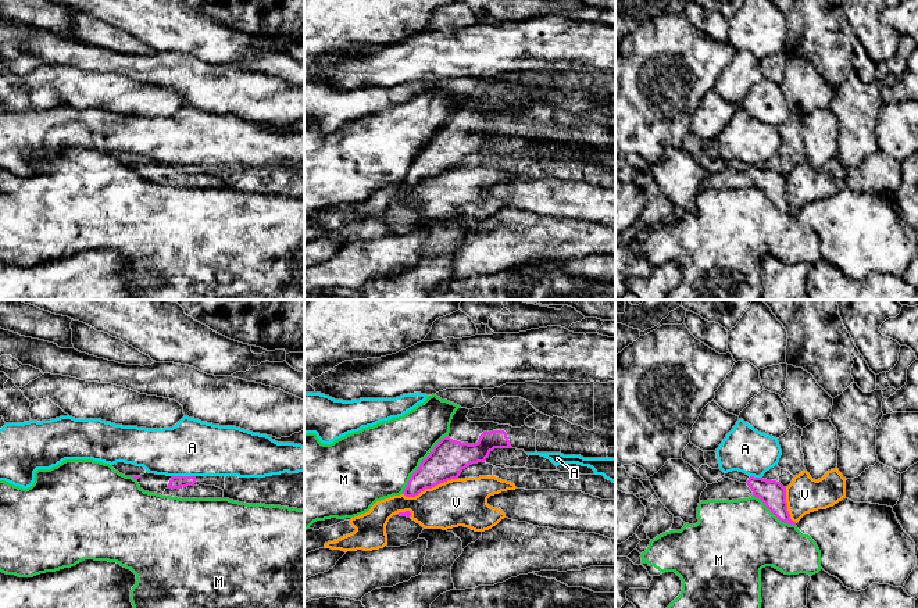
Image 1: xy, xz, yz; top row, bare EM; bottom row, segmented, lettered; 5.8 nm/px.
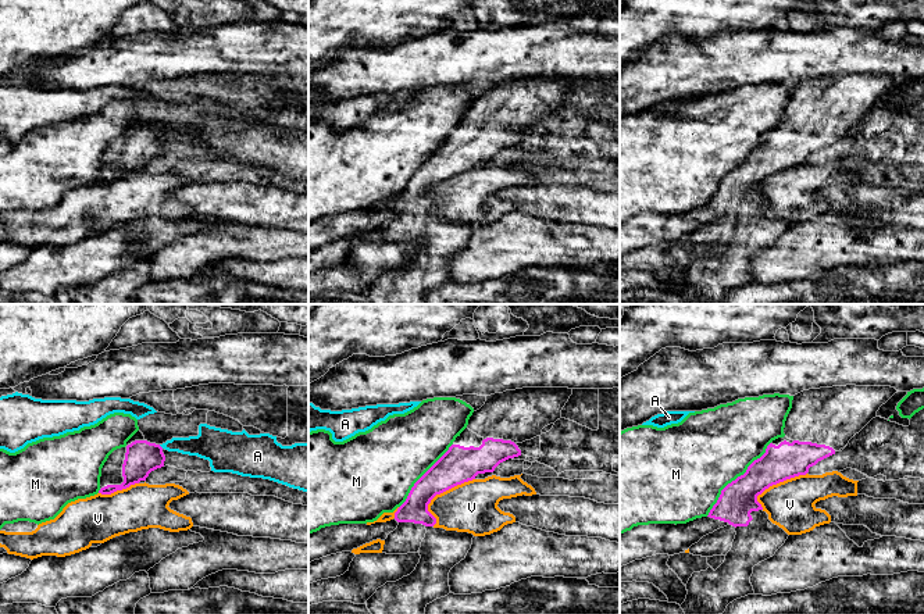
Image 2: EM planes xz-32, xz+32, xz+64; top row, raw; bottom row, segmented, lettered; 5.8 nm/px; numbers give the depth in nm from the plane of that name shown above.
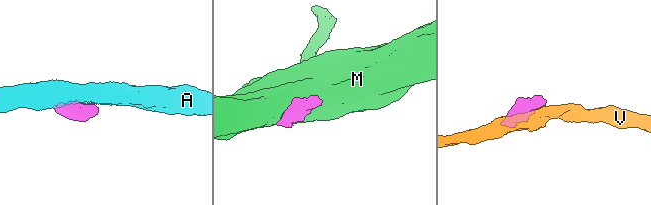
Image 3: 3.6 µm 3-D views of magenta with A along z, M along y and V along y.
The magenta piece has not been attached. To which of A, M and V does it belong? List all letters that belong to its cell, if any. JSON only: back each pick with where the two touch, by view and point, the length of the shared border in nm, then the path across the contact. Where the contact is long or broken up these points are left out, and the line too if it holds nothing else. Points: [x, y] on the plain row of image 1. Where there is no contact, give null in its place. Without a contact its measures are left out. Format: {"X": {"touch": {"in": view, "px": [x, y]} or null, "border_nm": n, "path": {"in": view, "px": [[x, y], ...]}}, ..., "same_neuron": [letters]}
{"same_neuron": []}

